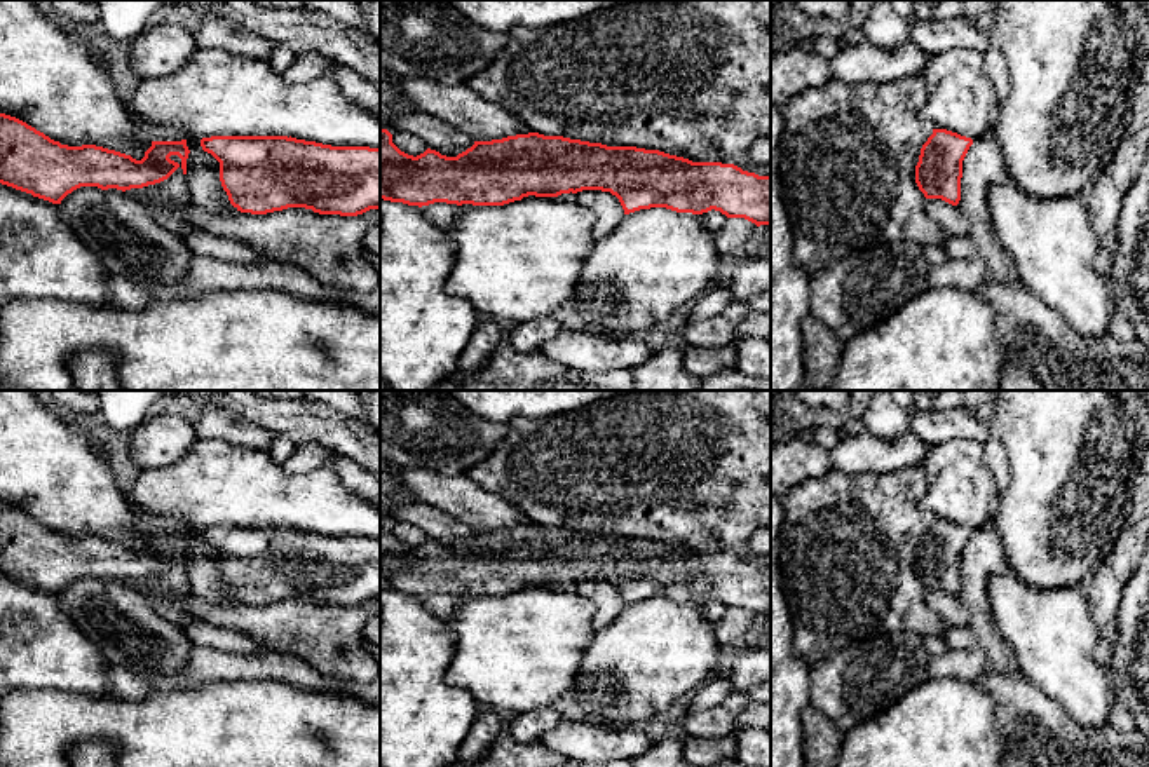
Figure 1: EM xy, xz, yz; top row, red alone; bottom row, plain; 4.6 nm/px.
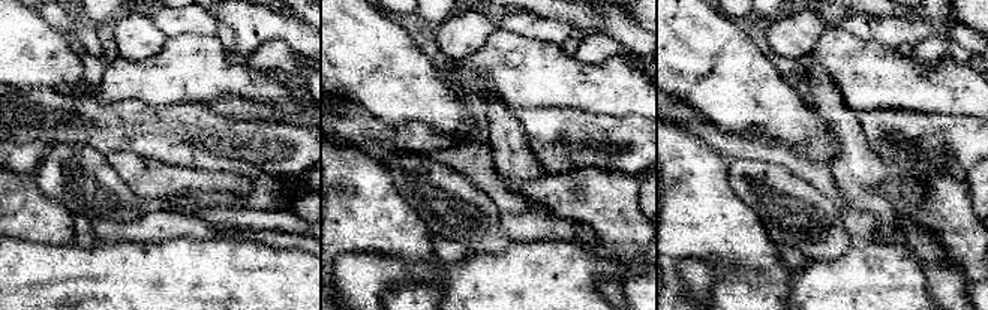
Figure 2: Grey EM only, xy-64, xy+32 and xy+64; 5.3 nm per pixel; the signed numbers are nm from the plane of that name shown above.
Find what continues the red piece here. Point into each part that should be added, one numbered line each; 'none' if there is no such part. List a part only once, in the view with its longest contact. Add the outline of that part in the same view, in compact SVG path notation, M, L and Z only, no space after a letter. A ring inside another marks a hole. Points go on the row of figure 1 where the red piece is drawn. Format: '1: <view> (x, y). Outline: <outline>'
none

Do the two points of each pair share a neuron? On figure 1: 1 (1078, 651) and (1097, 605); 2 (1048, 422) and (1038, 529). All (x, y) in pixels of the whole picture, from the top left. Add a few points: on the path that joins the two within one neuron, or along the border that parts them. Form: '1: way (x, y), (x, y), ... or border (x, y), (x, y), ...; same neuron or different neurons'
1: border (1085, 598), (1097, 630), (1095, 656); different neurons
2: way (1048, 448), (1047, 502); same neuron

